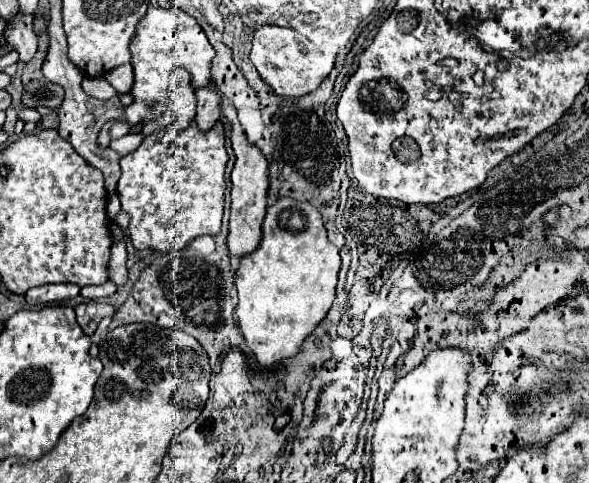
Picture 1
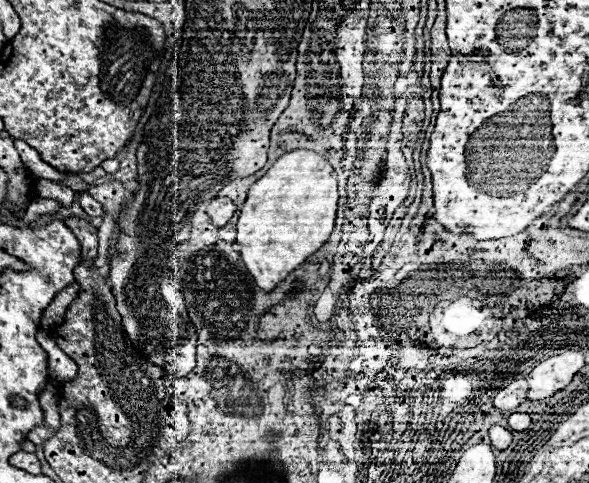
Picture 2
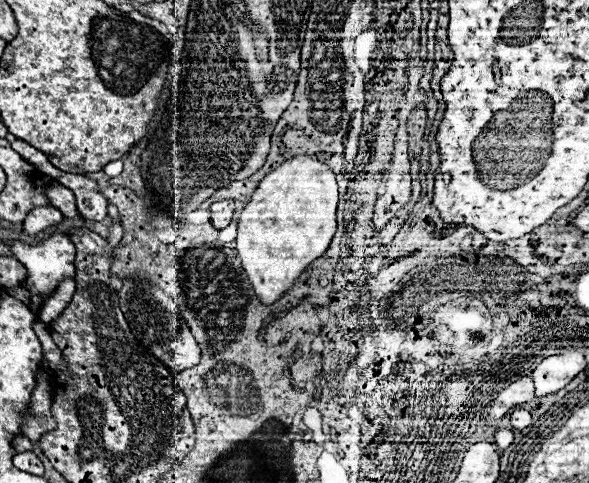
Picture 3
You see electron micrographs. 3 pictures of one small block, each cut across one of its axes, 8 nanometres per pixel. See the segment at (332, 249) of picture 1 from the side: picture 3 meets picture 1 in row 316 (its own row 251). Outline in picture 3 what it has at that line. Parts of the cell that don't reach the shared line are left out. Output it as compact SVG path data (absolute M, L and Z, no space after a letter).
M310 156L282 162L258 184L238 218L236 250L262 304L274 304L296 276L326 252L336 232L336 204L336 174Z

